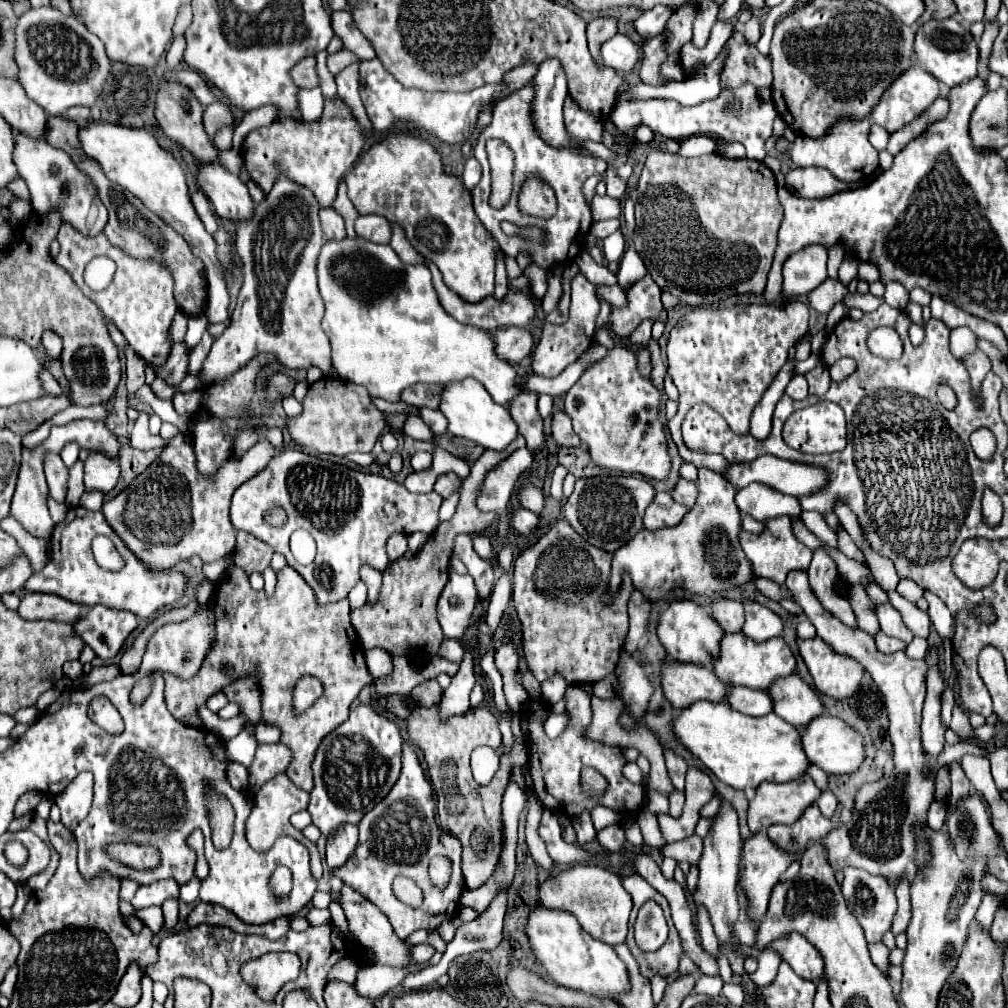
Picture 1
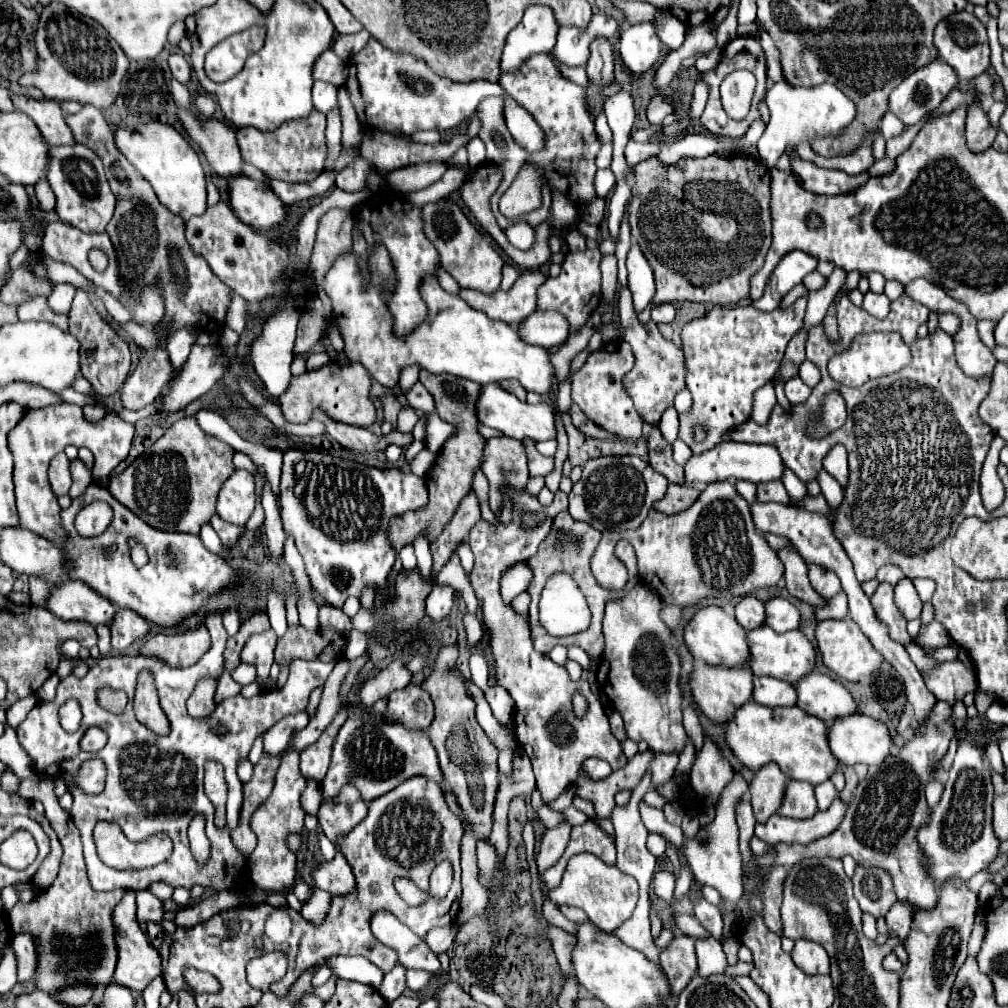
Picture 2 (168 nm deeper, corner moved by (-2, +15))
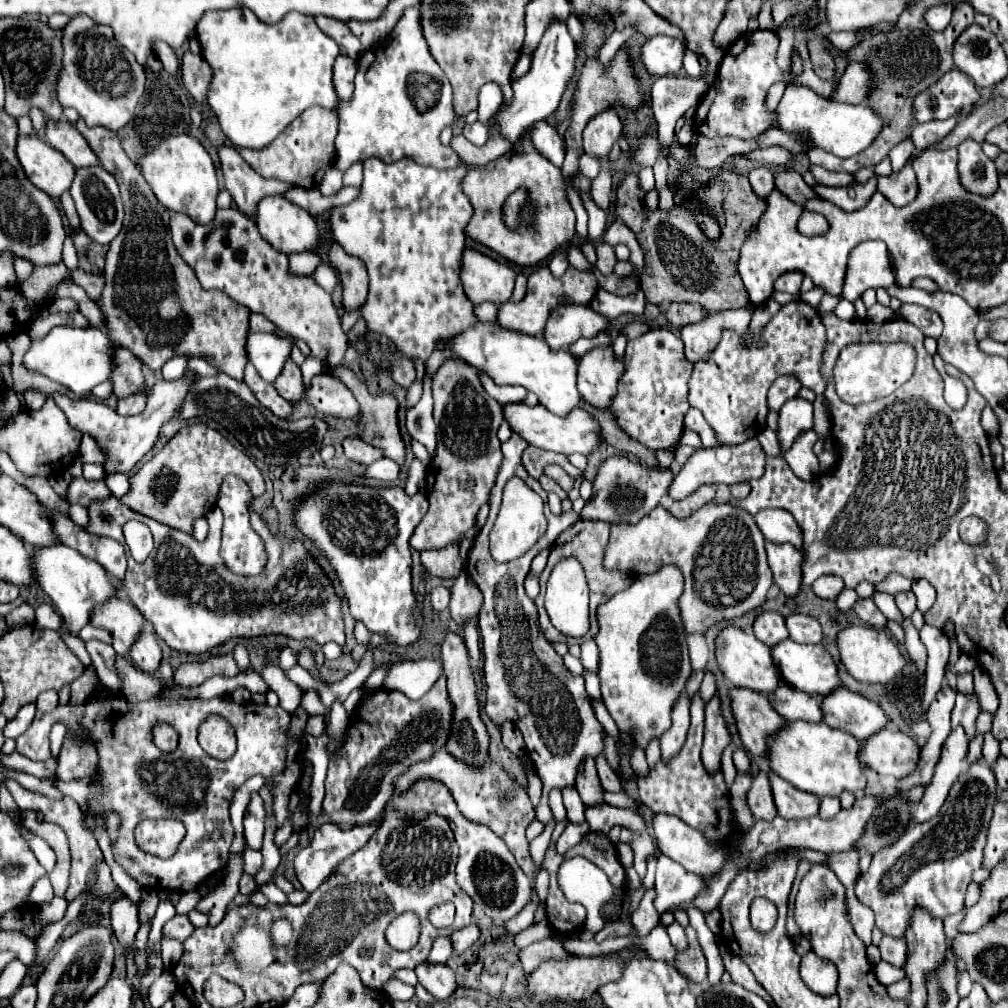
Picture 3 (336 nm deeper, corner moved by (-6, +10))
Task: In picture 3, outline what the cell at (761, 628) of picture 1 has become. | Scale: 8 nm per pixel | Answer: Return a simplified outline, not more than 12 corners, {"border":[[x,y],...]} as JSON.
{"border":[[804,614],[786,618],[790,638],[798,644],[820,644],[822,626]]}

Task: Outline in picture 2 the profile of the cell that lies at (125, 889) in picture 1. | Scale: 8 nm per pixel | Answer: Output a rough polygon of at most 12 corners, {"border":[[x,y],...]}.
{"border":[[136,891],[114,909],[114,981],[134,993],[160,975],[160,955],[136,921]]}

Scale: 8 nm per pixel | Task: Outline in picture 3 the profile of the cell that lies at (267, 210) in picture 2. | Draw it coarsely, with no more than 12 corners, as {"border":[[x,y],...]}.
{"border":[[282,196],[260,202],[256,226],[284,254],[312,252],[322,230]]}

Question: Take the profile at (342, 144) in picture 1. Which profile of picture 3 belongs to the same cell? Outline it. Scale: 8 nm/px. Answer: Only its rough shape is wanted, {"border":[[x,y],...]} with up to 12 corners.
{"border":[[304,110],[246,150],[264,178],[316,188],[334,164],[338,114]]}

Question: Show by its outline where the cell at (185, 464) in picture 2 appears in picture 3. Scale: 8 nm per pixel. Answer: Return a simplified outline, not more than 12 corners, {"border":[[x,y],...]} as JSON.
{"border":[[206,424],[176,436],[120,500],[192,534],[228,474],[266,490],[244,452]]}

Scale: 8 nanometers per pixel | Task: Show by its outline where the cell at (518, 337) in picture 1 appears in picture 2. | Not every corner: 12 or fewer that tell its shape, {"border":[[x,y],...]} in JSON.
{"border":[[548,311],[518,323],[524,343],[550,349],[564,343],[568,323]]}

